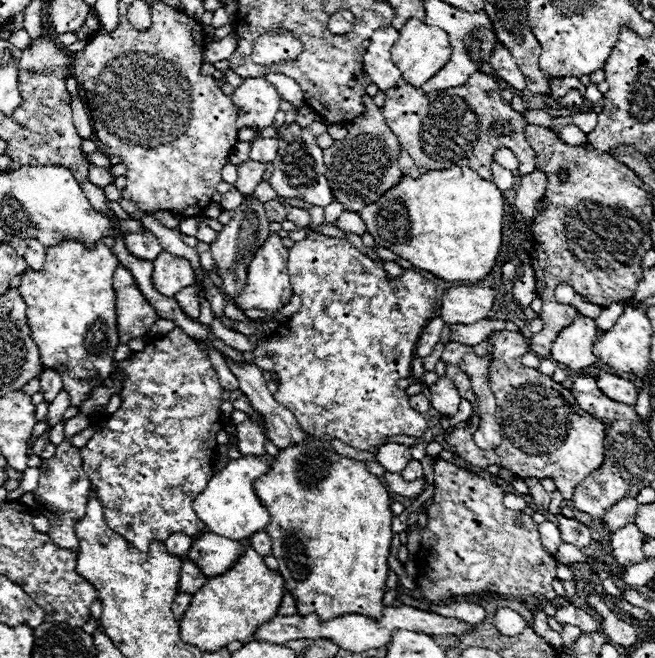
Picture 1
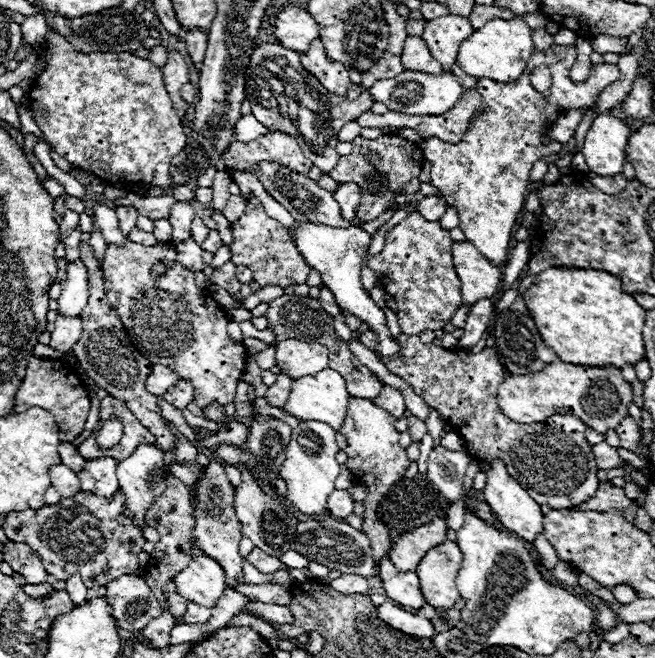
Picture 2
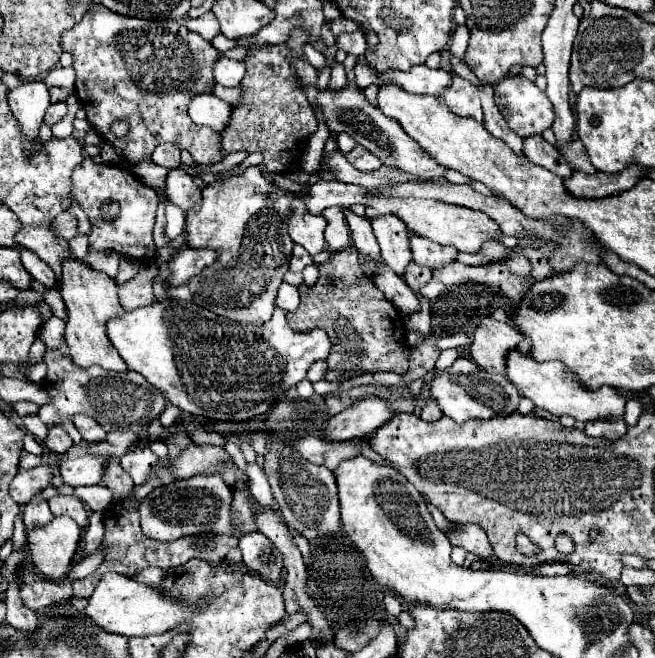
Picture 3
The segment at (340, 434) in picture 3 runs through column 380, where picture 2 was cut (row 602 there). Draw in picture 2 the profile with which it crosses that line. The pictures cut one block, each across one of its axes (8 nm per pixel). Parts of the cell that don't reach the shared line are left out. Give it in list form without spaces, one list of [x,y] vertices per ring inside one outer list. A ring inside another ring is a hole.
[[[388,556],[380,562],[380,580],[386,594],[398,604],[412,608],[422,608],[426,604],[416,572],[398,572]]]

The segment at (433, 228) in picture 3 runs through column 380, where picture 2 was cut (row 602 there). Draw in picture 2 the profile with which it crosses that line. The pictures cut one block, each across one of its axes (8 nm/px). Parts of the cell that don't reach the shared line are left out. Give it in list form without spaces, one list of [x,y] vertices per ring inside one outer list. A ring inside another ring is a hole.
[[[198,556],[188,568],[174,576],[174,584],[178,594],[186,596],[186,600],[212,608],[224,594],[226,574],[222,566],[210,556]]]

